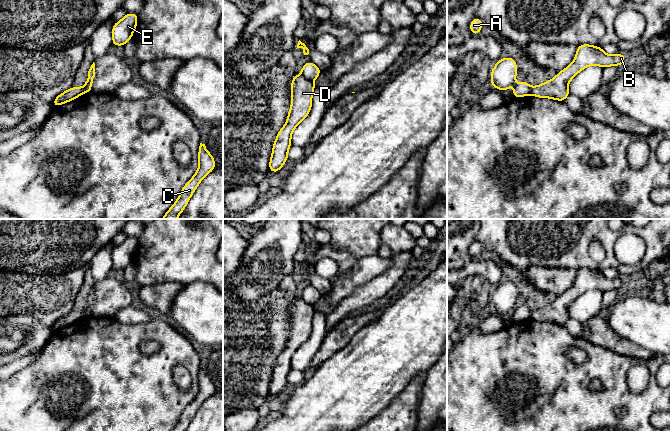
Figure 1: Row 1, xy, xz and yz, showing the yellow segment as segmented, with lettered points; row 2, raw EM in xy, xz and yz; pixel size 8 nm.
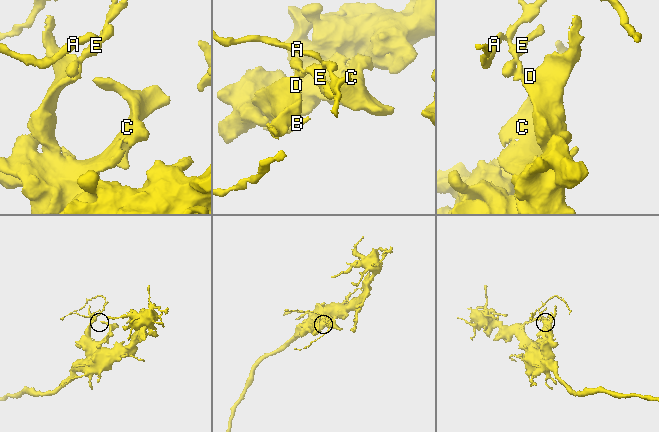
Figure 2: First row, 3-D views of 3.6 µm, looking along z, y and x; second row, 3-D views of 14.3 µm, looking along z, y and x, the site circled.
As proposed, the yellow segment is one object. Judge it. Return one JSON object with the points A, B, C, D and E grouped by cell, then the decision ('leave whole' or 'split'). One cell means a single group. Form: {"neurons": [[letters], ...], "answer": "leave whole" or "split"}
{"neurons": [["A", "E"], ["B", "C", "D"]], "answer": "split"}

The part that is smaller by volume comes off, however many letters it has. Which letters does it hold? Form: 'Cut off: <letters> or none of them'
Cut off: A, E

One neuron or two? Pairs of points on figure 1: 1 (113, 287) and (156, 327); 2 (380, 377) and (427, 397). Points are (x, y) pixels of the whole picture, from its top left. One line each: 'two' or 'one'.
1: two
2: two

